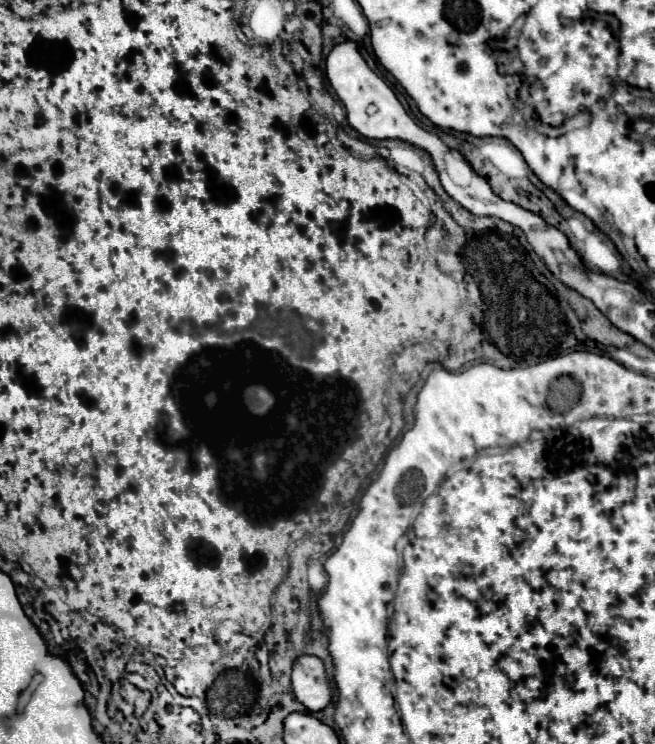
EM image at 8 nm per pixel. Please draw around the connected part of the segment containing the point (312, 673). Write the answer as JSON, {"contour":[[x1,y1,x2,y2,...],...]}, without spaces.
{"contour":[[308,654,296,658,292,666,292,690,296,700,310,712,324,710,330,704,332,692,320,658]]}

